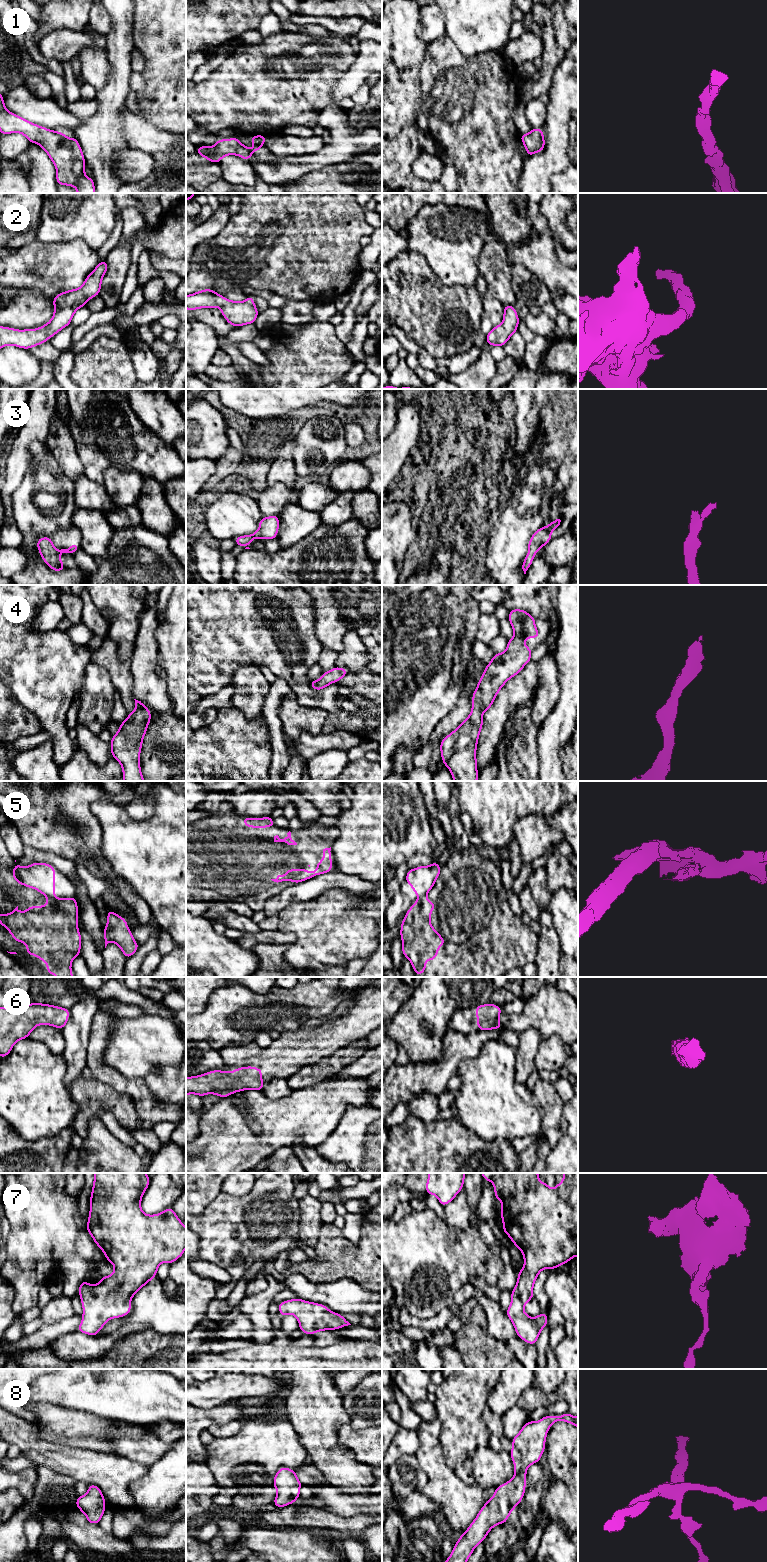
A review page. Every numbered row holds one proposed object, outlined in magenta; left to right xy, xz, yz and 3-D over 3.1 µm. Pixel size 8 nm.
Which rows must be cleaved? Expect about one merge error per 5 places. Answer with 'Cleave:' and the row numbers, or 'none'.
Cleave: 5

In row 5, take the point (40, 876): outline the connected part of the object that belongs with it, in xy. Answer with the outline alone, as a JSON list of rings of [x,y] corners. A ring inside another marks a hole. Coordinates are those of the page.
[[[16,862],[11,874],[20,885],[33,888],[46,897],[55,897],[55,871],[56,869],[47,863],[35,862],[21,867]]]

